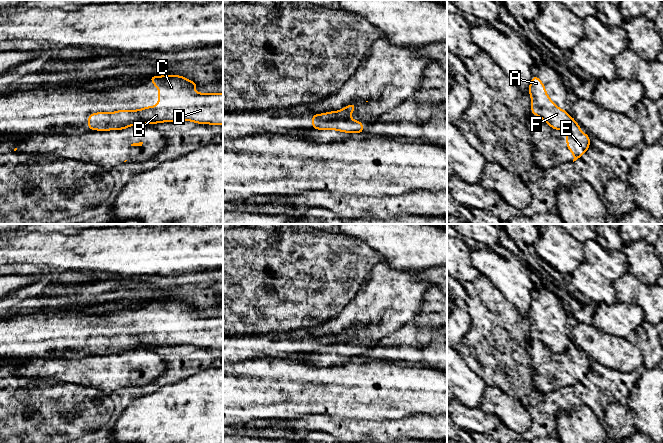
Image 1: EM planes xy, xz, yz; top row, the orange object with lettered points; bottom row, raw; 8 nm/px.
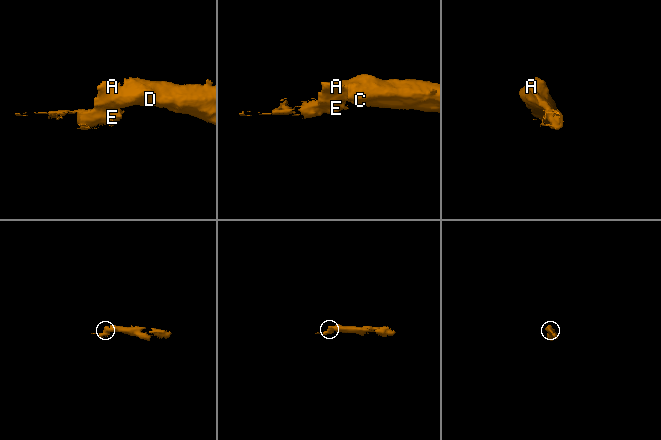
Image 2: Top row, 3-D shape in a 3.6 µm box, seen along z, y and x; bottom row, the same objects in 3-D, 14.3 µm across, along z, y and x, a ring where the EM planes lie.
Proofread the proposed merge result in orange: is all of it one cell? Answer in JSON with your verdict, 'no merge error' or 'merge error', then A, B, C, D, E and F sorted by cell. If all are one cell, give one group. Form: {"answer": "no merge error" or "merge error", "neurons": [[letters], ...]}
{"answer": "merge error", "neurons": [["A", "B", "C", "D", "F"], ["E"]]}

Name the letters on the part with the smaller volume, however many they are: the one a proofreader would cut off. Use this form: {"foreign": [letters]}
{"foreign": ["E"]}

